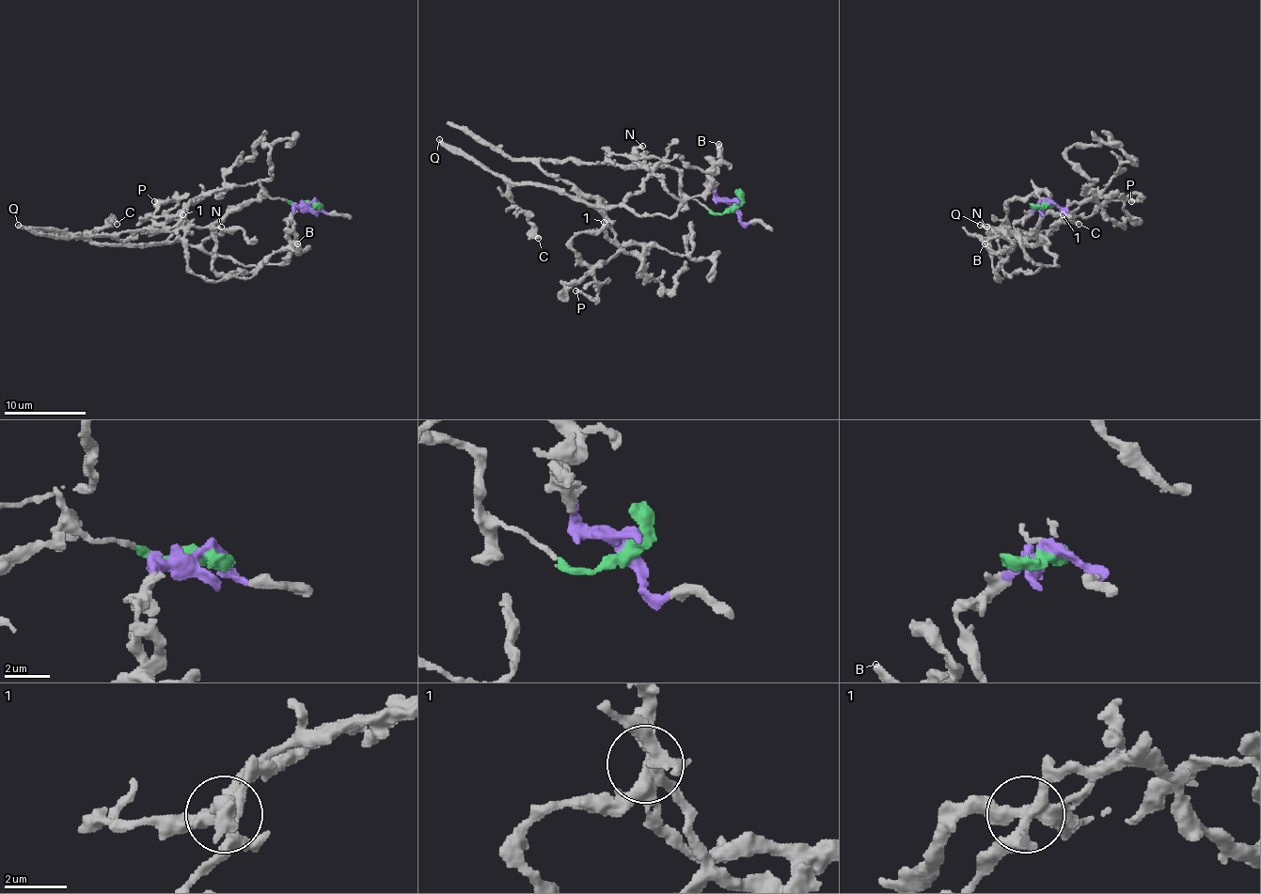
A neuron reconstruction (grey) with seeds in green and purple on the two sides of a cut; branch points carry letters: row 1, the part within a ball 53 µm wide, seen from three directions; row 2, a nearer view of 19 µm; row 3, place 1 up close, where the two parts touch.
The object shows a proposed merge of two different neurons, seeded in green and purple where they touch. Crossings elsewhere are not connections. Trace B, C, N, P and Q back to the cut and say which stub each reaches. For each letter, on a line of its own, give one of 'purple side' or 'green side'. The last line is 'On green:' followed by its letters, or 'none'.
B: green side
C: purple side
N: purple side
P: green side
Q: purple side
On green: B, P

